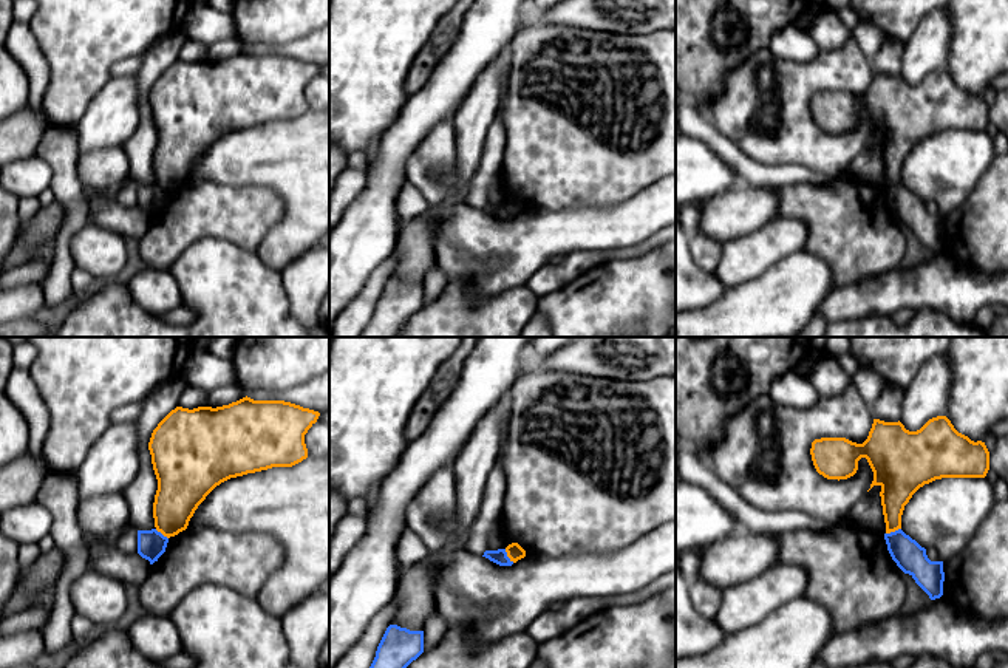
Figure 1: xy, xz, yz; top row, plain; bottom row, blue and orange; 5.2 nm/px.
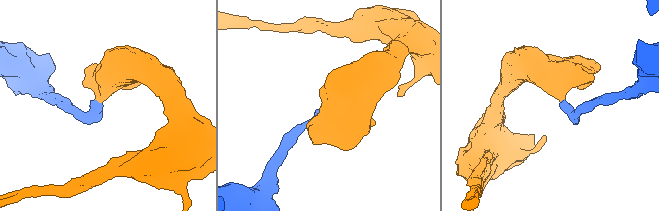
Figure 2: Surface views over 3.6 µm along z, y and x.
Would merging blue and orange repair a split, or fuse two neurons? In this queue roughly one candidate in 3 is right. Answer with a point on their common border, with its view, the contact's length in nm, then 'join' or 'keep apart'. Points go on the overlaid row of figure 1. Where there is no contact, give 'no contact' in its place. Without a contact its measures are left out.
xz (506, 555) | 90 nm | keep apart

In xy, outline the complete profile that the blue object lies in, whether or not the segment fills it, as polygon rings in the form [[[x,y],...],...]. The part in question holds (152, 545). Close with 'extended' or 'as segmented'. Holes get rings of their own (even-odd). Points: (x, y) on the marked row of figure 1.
[[[156,529],[138,530],[138,554],[148,560],[150,564],[158,561],[158,558],[165,552],[167,543],[169,538]]]; as segmented

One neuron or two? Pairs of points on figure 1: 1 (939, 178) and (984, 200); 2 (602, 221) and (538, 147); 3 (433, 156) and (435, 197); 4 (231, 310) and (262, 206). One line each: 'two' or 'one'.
1: two
2: two
3: one
4: two

